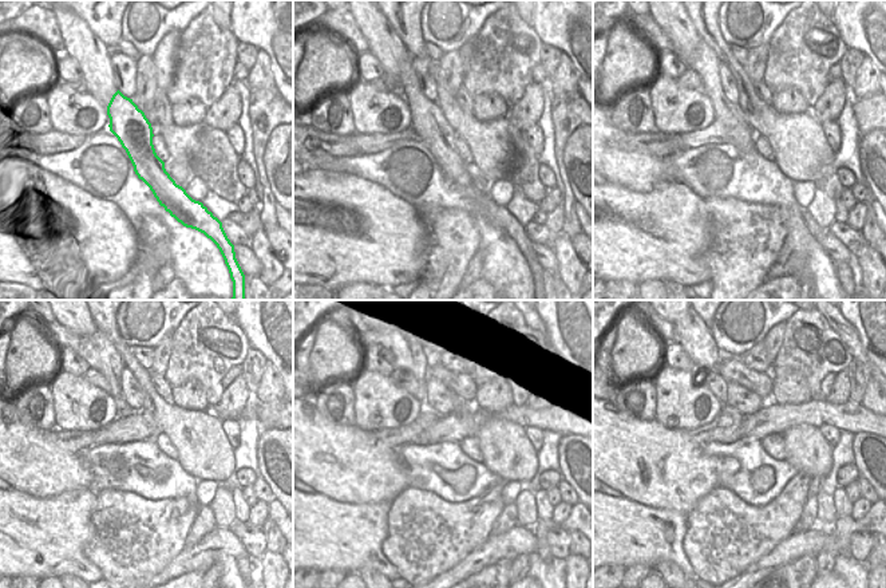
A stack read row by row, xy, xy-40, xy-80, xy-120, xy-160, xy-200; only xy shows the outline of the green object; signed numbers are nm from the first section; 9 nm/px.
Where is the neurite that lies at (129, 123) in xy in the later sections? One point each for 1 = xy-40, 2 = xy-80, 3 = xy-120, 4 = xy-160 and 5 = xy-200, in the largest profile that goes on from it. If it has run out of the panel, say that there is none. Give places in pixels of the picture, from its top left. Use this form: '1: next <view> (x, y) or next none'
1: next xy-40 (427, 121)
2: next xy-80 (703, 60)
3: next xy-120 (98, 351)
4: next xy-160 (402, 351)
5: next xy-200 (700, 347)

